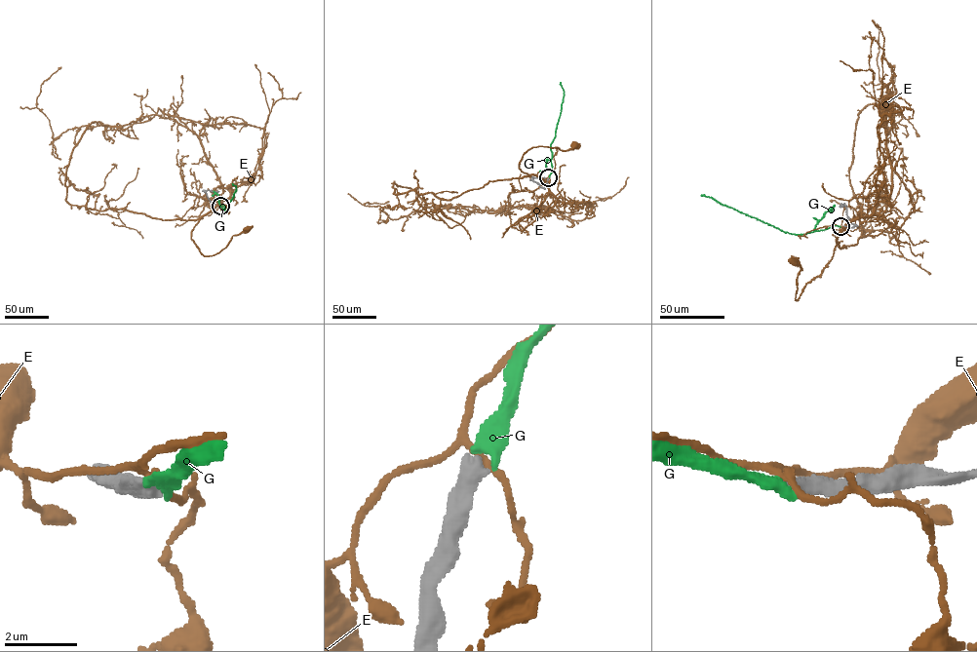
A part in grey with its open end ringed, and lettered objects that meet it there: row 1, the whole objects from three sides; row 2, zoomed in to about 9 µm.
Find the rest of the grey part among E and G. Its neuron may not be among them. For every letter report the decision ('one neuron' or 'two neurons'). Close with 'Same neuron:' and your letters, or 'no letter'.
E: two neurons
G: one neuron
Same neuron: G

